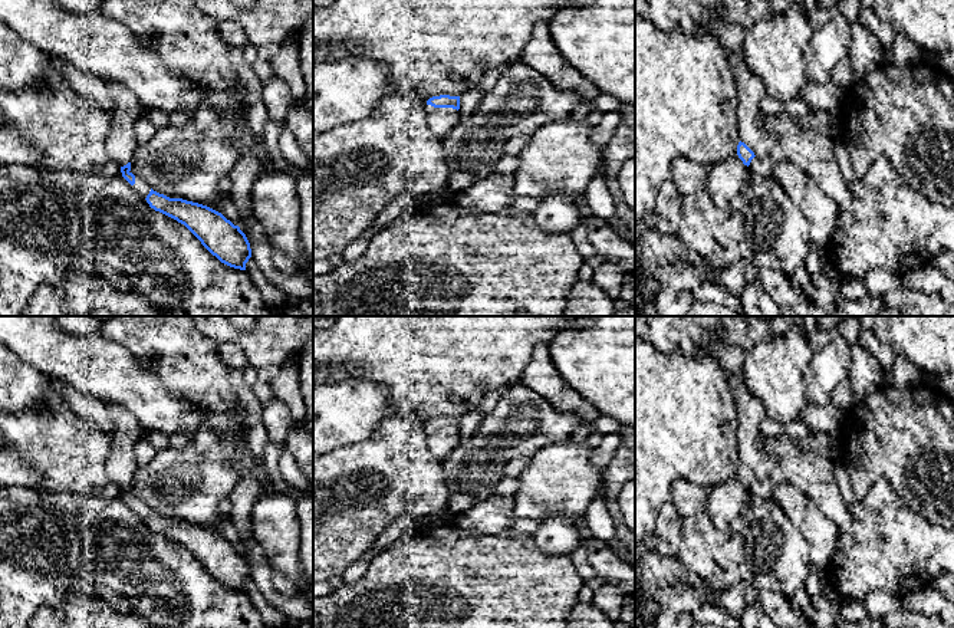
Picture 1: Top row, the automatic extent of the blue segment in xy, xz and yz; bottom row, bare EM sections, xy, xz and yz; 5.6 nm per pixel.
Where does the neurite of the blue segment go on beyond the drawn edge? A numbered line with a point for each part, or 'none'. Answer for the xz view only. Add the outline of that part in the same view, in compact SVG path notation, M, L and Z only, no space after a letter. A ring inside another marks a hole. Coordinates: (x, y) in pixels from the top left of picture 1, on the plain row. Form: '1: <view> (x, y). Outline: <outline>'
1: xz (441, 443). Outline: M427 427L427 444L430 451L443 463L461 443L457 431L434 430Z

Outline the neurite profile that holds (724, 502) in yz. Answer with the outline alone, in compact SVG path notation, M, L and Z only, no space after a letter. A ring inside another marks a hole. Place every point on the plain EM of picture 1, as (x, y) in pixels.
M737 476L723 484L711 486L705 490L705 512L713 525L720 530L731 526L751 497L750 490L743 486Z

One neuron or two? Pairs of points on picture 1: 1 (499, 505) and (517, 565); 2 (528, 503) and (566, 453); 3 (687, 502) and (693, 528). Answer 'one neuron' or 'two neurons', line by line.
1: two neurons
2: one neuron
3: two neurons

